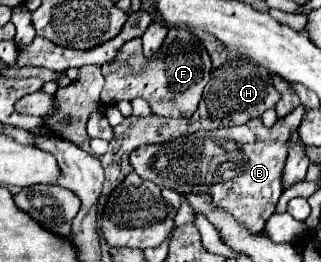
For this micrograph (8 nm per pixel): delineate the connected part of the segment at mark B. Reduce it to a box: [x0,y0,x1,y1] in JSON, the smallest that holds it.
[130,106,304,234]

